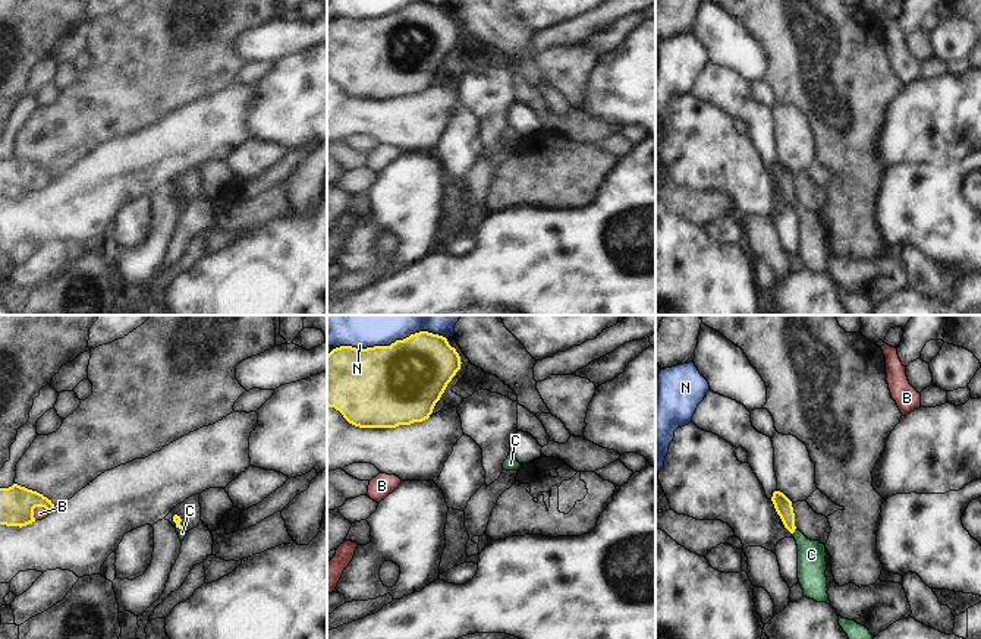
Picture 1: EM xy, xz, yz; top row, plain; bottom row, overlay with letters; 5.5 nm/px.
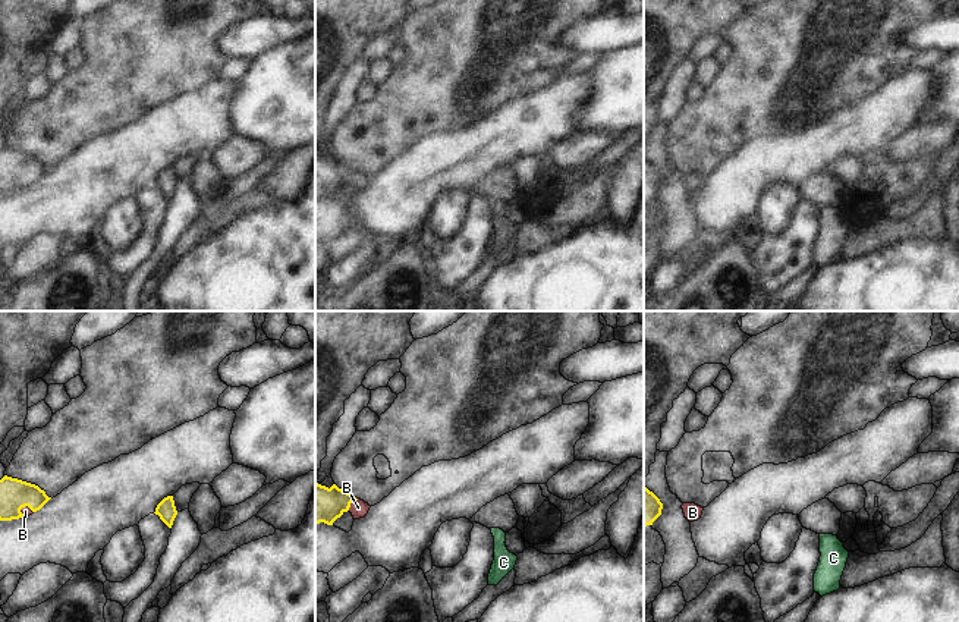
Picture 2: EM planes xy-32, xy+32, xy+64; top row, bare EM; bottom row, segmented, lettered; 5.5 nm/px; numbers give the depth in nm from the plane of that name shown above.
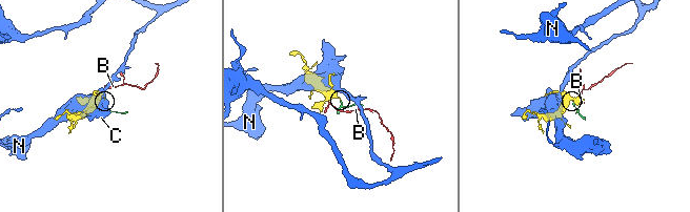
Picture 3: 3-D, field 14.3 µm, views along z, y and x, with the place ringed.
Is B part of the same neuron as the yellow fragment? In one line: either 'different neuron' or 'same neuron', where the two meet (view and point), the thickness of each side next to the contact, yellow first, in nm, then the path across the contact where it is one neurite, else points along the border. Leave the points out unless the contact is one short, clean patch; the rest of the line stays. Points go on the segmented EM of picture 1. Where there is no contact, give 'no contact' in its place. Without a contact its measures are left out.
same neuron; contact xy (32, 510); calibres 190 and 70 nm; way xy (16, 503), (32, 510), (40, 513)

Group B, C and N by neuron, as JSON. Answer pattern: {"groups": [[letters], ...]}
{"groups": [["B", "C"], ["N"]]}

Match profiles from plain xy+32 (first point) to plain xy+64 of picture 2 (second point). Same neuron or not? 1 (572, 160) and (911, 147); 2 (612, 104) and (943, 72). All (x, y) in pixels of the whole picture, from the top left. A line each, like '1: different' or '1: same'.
1: same
2: same

